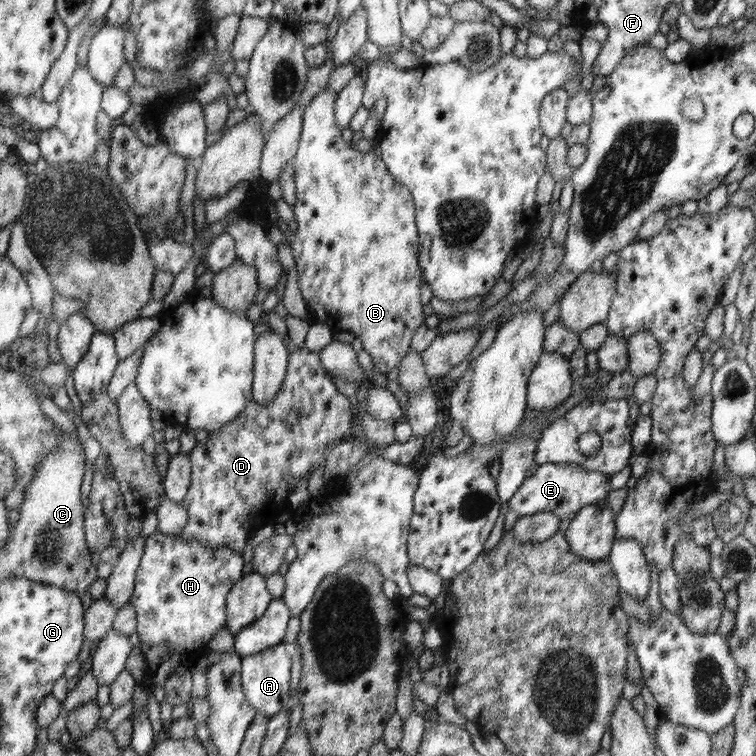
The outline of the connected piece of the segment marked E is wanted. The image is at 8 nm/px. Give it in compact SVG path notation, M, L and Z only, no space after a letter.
M546 463L537 465L536 472L526 477L507 505L518 518L552 512L560 521L572 521L582 508L604 502L608 492L610 492L610 478L602 471L584 469L578 463Z

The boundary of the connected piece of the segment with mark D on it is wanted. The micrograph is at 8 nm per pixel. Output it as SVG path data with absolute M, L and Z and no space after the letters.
M305 347L295 348L295 350L290 351L289 373L286 374L286 379L281 386L280 393L276 395L276 398L272 402L267 402L267 404L250 402L248 409L240 417L230 422L225 428L218 429L213 434L209 434L206 442L197 442L196 446L192 448L192 451L186 455L190 462L192 462L192 475L190 475L190 488L184 497L184 501L181 502L181 506L189 514L189 523L182 529L182 533L178 535L180 538L184 538L186 542L200 542L202 546L212 546L213 550L222 548L222 546L225 549L244 550L246 548L246 542L257 530L260 530L266 525L276 525L278 516L294 511L288 502L288 497L294 492L294 488L300 482L304 482L314 470L320 468L320 462L324 460L324 456L329 455L336 446L348 440L350 428L354 424L356 417L355 407L349 398L338 392L336 384L332 382L332 379L333 376L325 370L325 366L322 366L320 354L308 350Z

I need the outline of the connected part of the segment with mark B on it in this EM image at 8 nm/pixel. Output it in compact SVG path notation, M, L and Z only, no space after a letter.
M326 86L314 100L304 106L303 122L301 124L301 137L296 156L293 160L296 182L296 203L292 206L298 228L294 233L288 233L291 250L295 258L299 288L308 307L311 321L328 325L334 334L346 332L352 333L360 338L363 349L370 354L372 363L378 373L390 373L404 360L406 353L412 349L414 333L424 325L424 312L420 302L420 286L422 286L422 269L418 266L418 227L416 227L416 209L414 208L413 191L403 186L390 175L389 167L384 159L375 151L362 153L356 150L352 143L344 141L341 127L337 125L336 119L337 95L330 86Z

